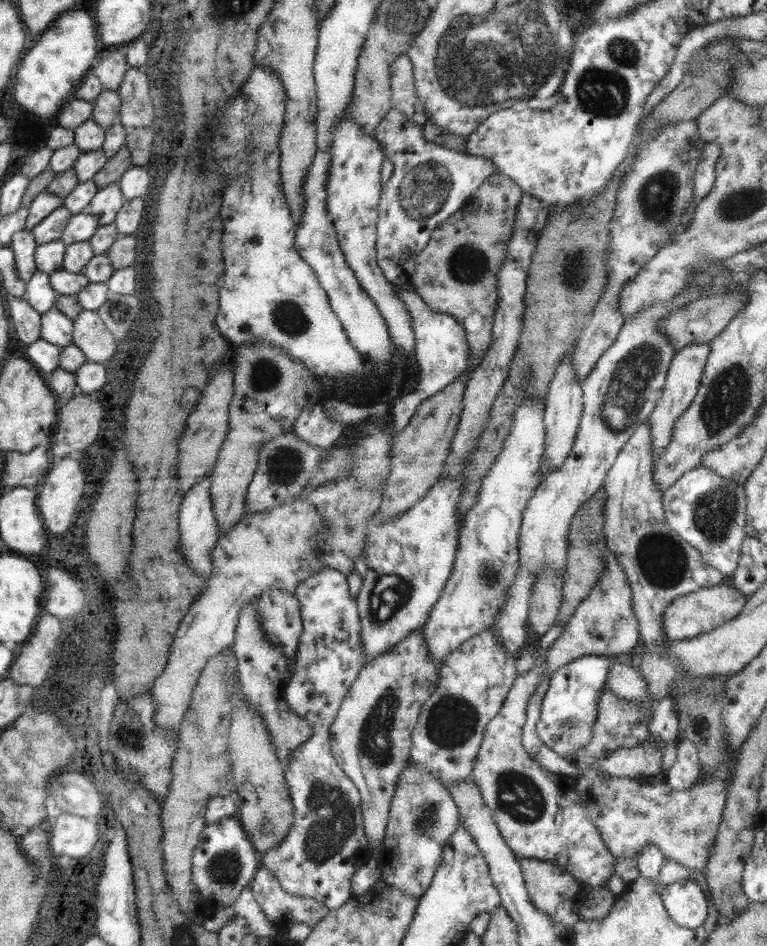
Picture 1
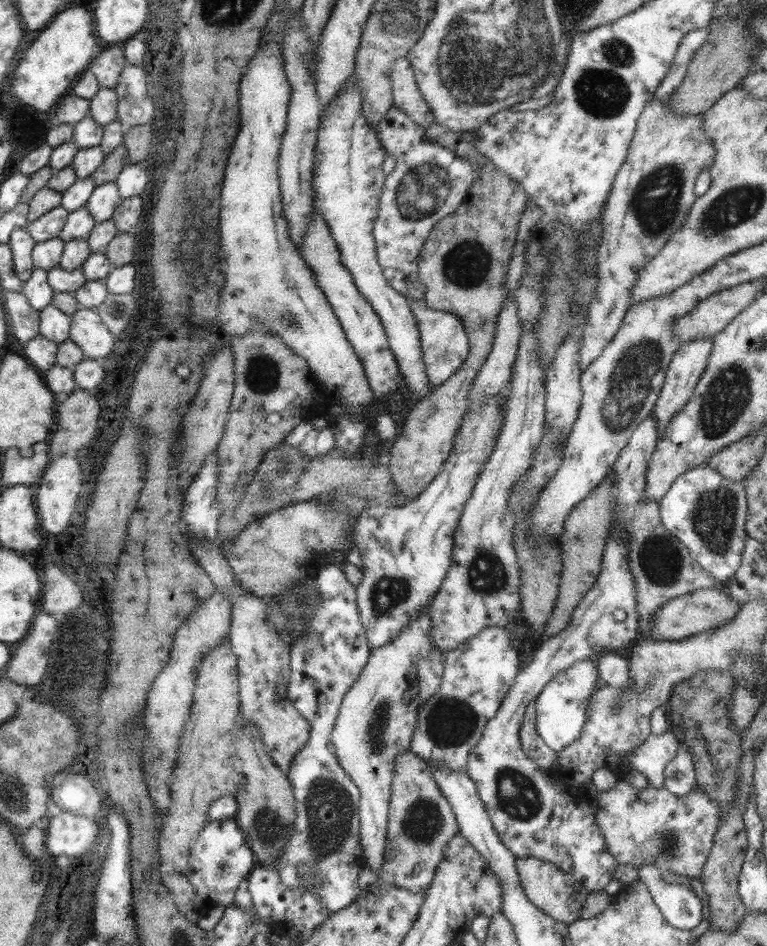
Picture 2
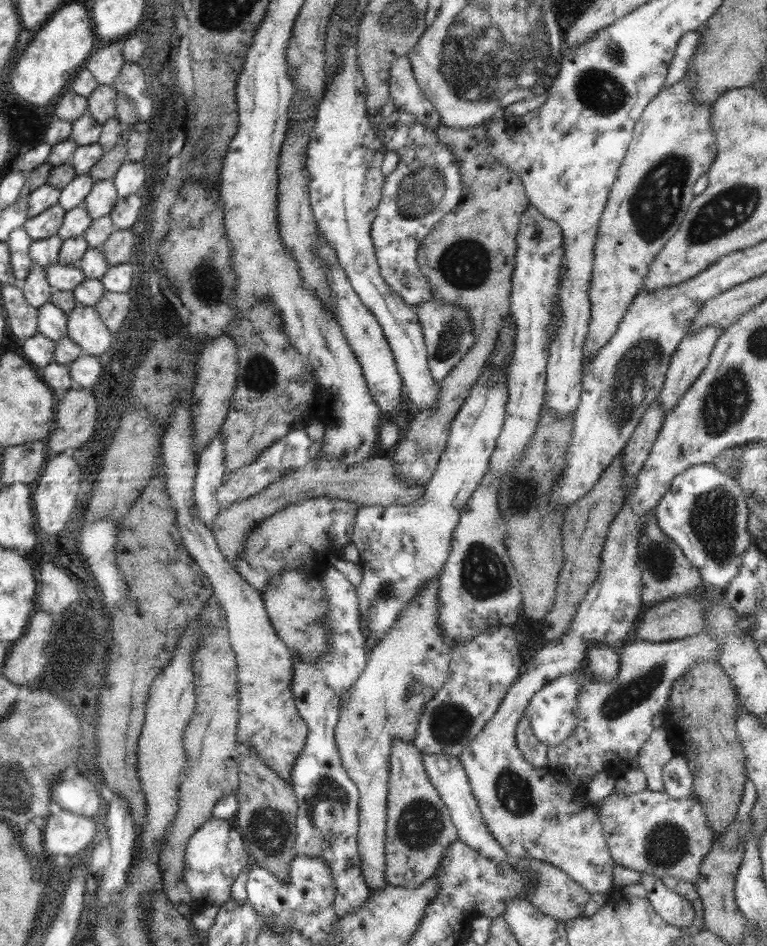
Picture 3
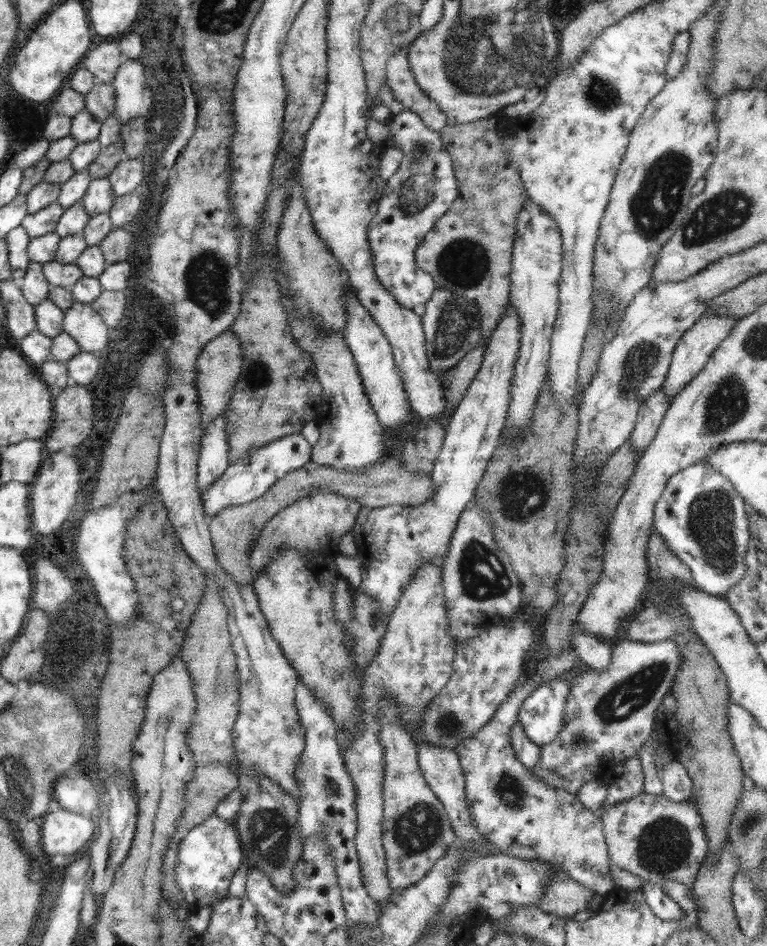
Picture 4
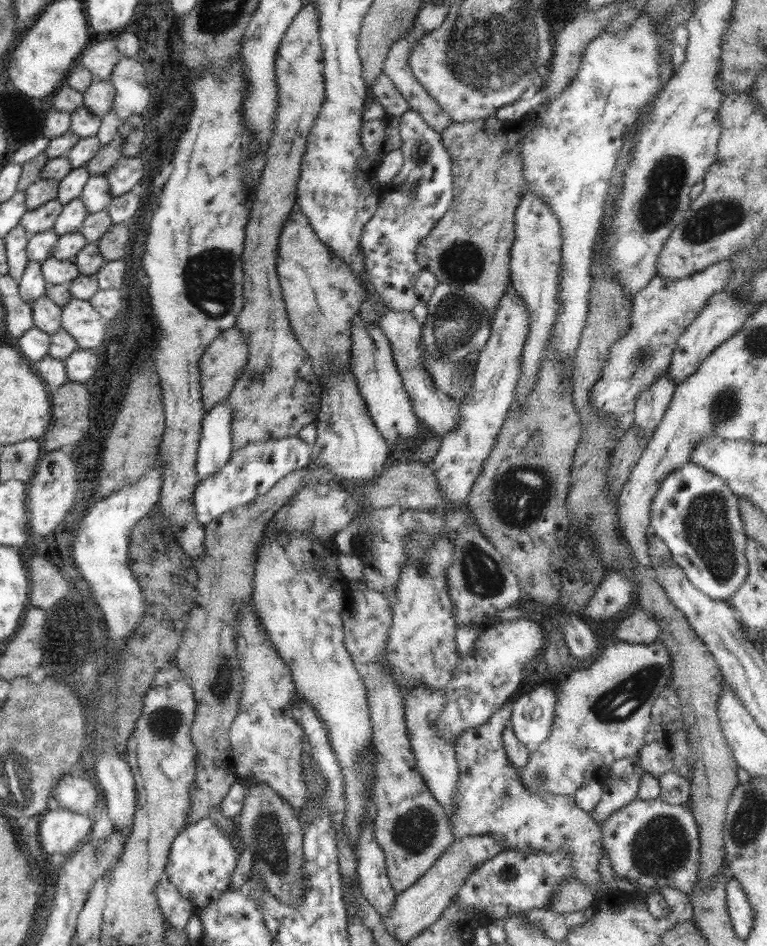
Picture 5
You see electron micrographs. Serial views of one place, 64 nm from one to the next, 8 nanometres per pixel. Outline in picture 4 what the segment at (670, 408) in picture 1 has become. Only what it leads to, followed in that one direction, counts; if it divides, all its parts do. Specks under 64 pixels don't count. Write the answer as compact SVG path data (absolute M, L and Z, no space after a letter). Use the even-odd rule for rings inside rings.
M724 313L703 315L682 335L672 353L669 371L663 382L662 389L670 401L704 368L713 350L729 335L737 322L737 318Z

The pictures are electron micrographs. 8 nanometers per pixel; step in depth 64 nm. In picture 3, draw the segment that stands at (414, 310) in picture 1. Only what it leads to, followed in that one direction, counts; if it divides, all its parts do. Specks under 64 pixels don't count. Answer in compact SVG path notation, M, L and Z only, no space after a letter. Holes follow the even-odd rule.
M440 301L421 302L414 310L425 338L431 375L441 382L474 344L471 318L464 307L444 304Z

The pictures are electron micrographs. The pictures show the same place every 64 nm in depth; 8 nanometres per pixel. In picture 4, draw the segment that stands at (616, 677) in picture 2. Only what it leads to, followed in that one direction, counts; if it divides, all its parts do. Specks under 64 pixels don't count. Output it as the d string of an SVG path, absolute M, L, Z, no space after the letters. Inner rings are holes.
M576 621L569 644L582 662L586 662L591 669L601 670L609 667L612 656L612 644L597 639L593 634L576 632Z

